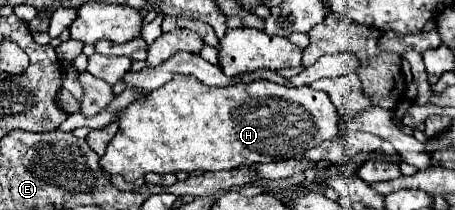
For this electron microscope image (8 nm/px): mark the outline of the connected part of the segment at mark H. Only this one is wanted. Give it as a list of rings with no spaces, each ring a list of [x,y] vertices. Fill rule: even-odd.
[[[175,74],[165,86],[147,92],[141,102],[133,100],[127,108],[117,112],[117,122],[119,132],[107,144],[99,164],[107,174],[123,176],[125,182],[135,182],[149,172],[229,170],[251,162],[279,162],[287,158],[301,160],[317,142],[339,134],[335,106],[325,92],[317,92],[311,86],[287,88],[269,80],[253,80],[249,84],[209,88],[189,74]]]

